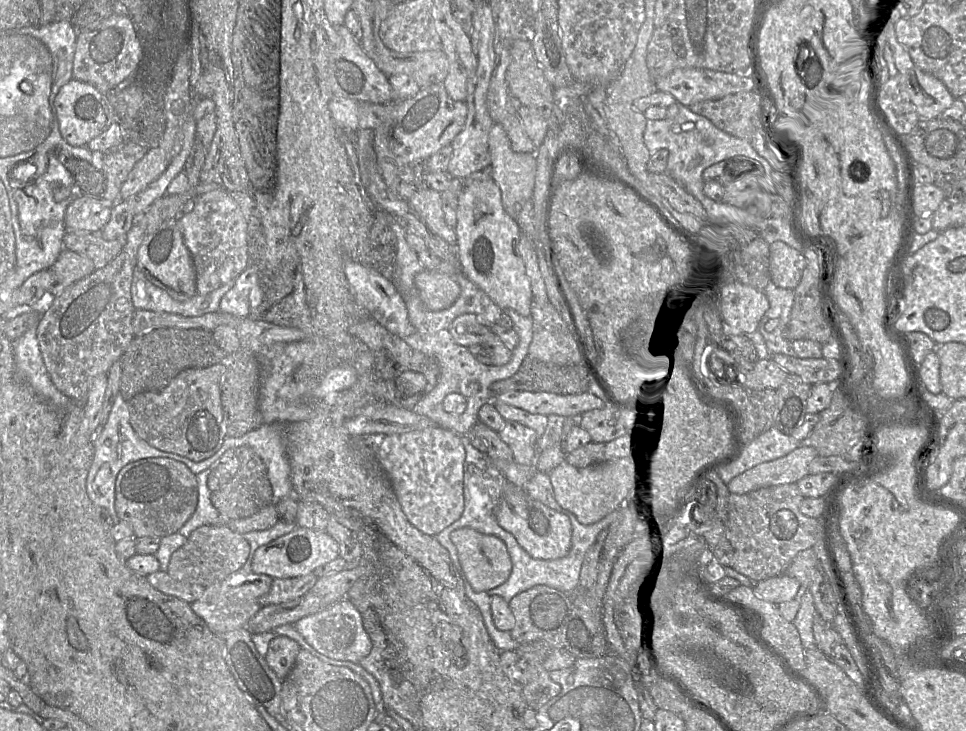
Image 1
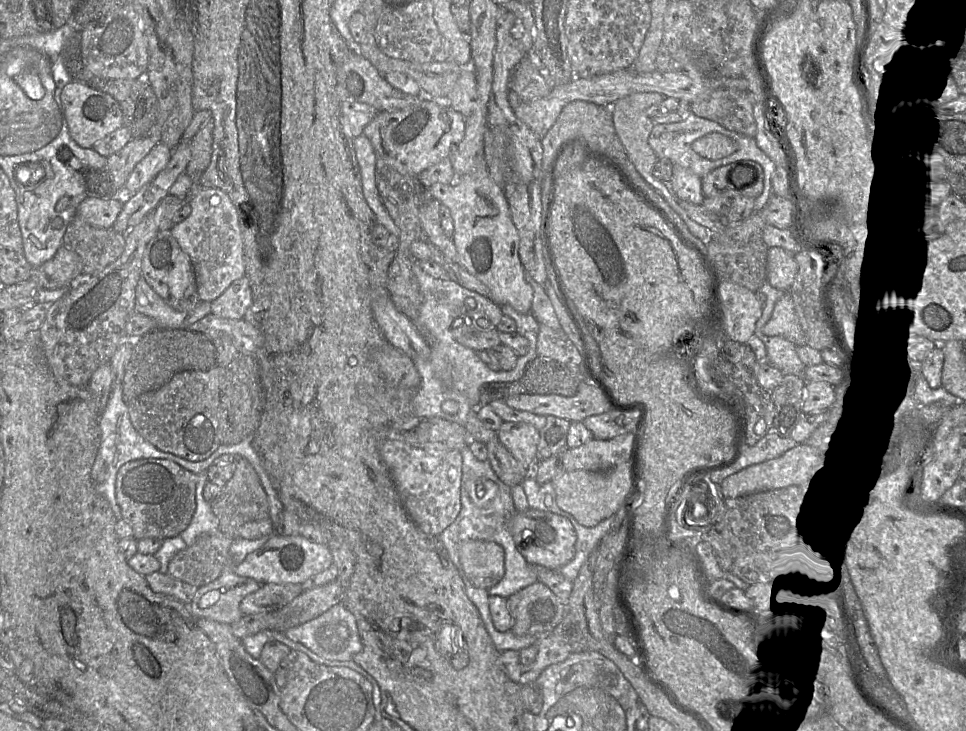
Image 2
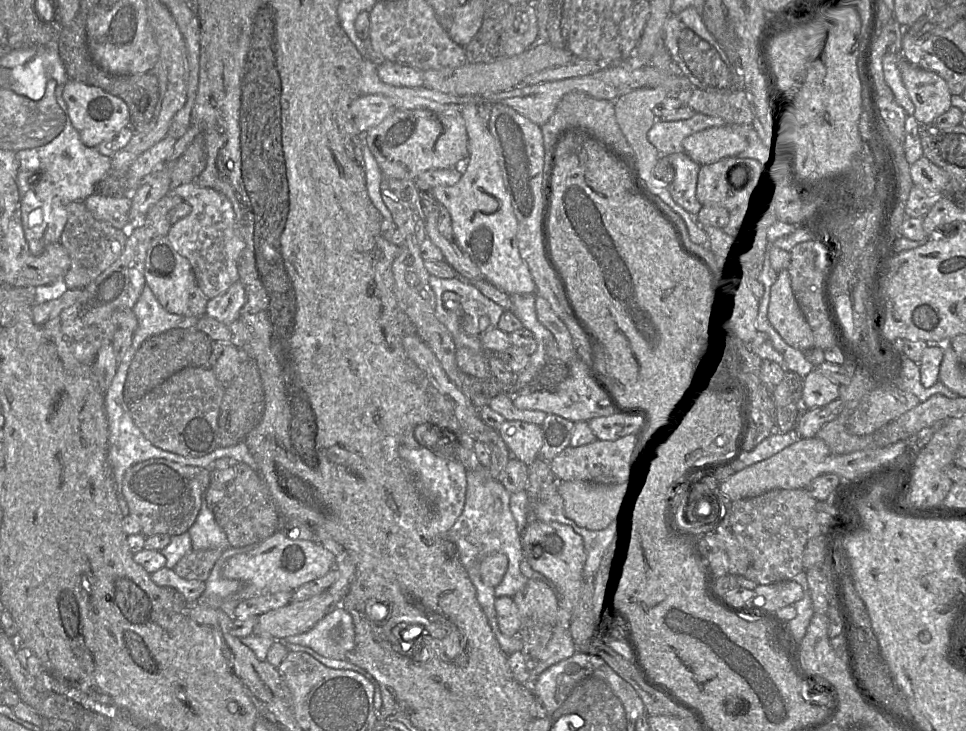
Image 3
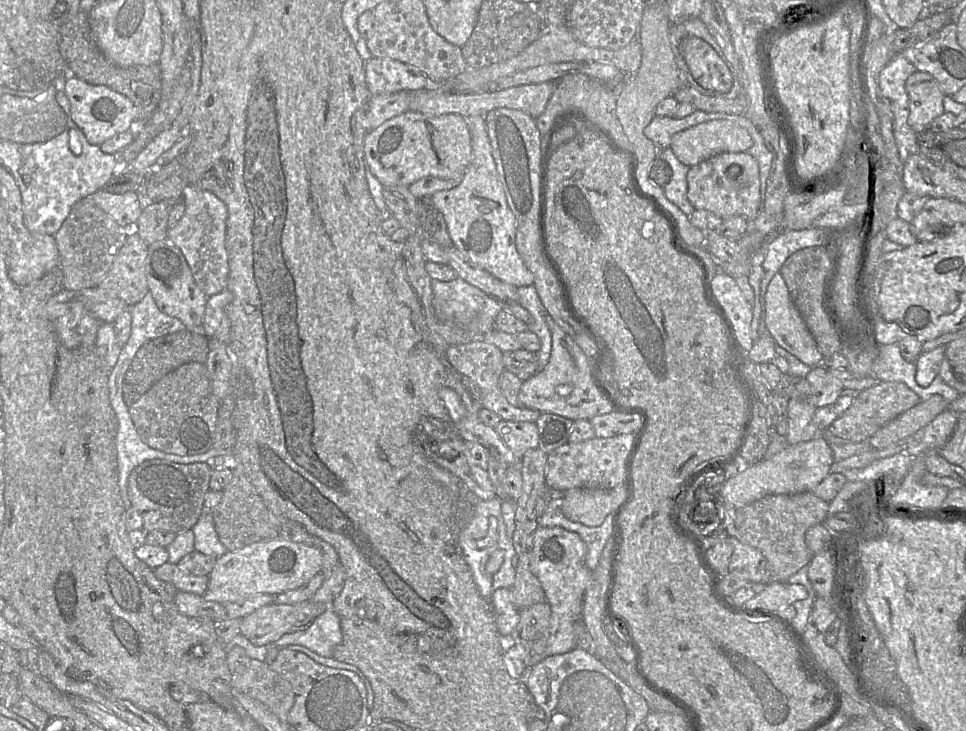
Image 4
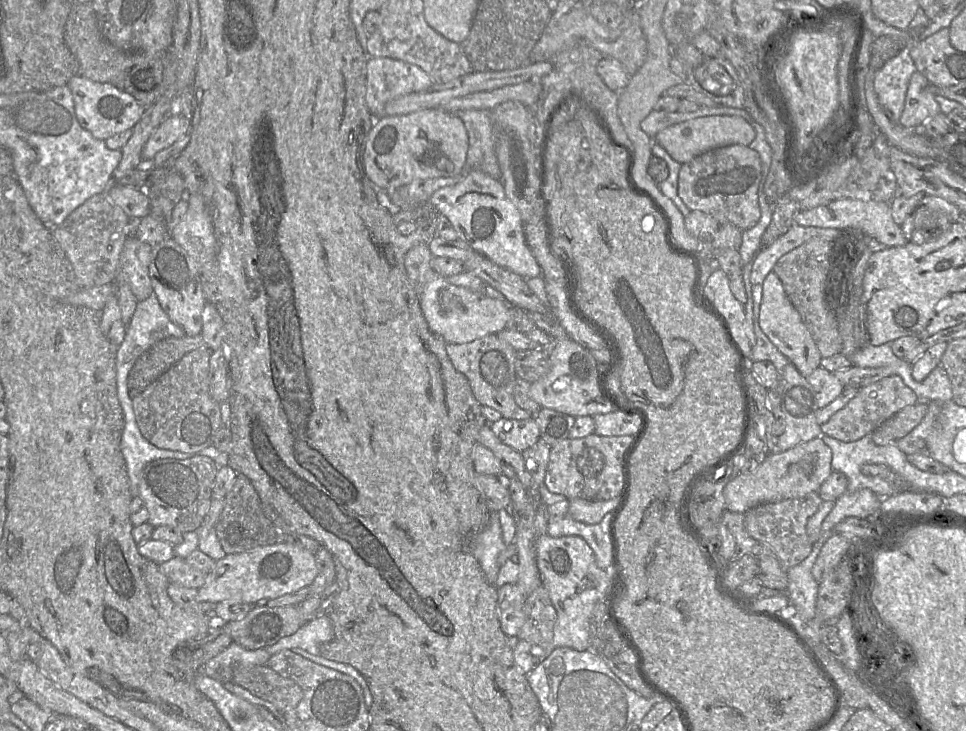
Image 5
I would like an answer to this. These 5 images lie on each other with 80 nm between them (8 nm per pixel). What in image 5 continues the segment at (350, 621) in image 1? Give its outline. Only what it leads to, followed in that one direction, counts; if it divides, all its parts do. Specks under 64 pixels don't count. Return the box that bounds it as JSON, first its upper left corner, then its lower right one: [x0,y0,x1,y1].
[265,615,334,655]

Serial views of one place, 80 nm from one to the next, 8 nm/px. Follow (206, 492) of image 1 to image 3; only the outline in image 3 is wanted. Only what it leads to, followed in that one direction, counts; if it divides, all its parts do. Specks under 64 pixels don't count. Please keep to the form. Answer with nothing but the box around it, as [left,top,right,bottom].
[187,498,230,551]

